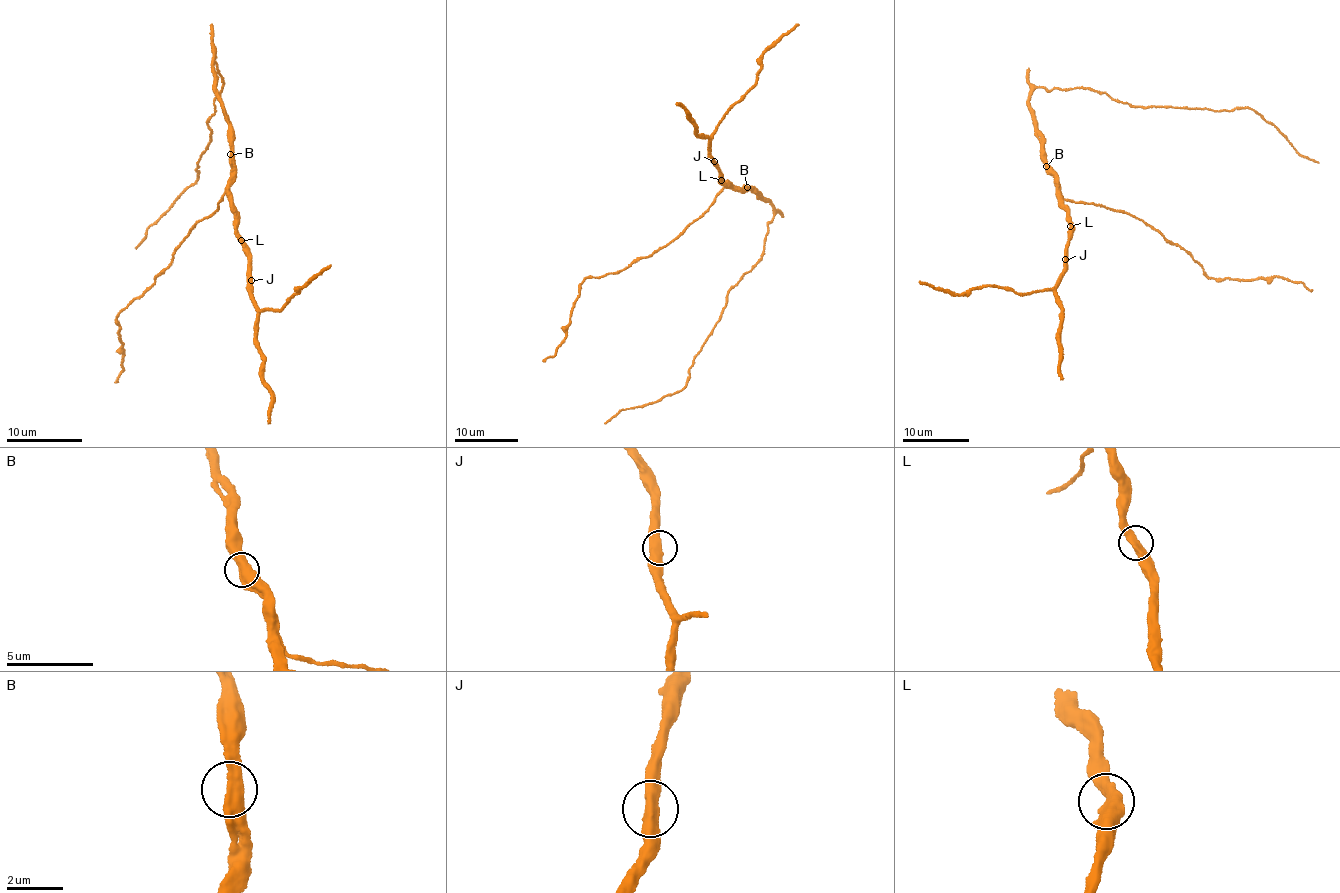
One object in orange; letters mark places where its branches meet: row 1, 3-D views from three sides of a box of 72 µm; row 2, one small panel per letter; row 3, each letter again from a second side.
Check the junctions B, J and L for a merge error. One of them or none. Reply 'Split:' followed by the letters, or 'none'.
Split: none

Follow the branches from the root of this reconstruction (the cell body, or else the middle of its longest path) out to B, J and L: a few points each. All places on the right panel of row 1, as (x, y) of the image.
B: (1035, 133), (1040, 143), (1040, 160), (1046, 167)
J: (1035, 133), (1040, 143), (1040, 160), (1056, 179), (1058, 204), (1066, 210), (1066, 221), (1070, 225), (1065, 259)
L: (1035, 133), (1040, 143), (1040, 160), (1056, 179), (1058, 204), (1066, 210), (1066, 221), (1070, 226)

